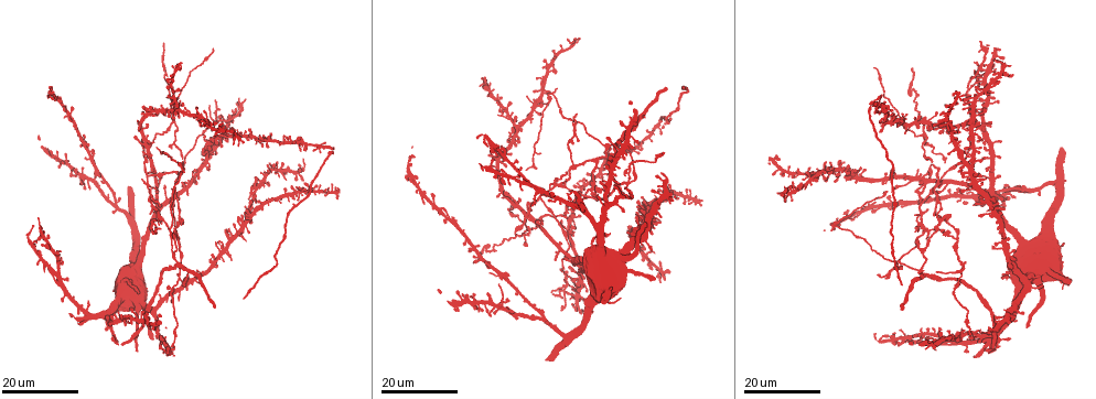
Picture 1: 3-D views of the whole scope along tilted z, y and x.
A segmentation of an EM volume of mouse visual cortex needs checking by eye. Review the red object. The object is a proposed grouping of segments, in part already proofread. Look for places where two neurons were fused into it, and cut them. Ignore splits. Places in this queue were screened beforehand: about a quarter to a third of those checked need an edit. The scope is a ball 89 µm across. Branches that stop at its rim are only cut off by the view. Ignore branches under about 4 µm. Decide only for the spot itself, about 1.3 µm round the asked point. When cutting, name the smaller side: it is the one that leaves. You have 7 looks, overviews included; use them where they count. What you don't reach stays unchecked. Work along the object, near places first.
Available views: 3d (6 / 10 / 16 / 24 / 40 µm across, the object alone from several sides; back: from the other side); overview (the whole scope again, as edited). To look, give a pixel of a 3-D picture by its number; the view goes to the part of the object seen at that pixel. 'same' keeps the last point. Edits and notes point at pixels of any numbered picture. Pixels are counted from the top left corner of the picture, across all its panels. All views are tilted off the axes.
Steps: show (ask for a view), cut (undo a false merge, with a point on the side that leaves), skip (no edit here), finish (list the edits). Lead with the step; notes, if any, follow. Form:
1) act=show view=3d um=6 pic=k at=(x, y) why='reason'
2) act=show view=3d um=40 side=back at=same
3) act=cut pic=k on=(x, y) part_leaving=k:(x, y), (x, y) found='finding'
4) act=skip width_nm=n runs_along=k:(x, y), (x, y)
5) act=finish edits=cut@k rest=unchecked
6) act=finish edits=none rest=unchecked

act=show view=3d um=24 pic=1 at=(515, 205)

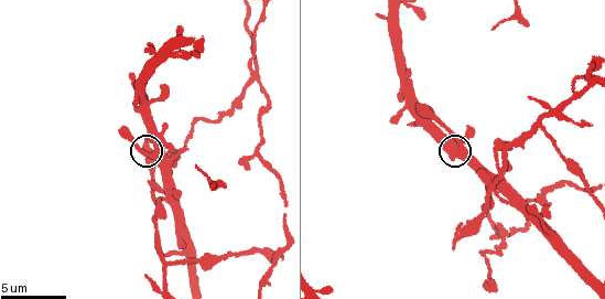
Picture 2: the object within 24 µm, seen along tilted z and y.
act=show view=3d um=10 pic=2 at=(153, 151)

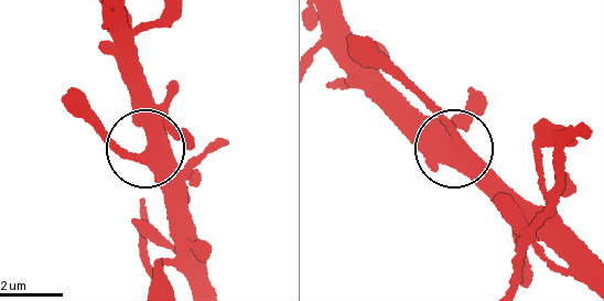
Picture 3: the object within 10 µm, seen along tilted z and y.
act=skip width_nm=470 runs_along=3:(588, 256), (559, 222), (460, 151), (412, 92) found='continuous, no second neuron'

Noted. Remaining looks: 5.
act=show view=3d um=6 pic=2 at=(255, 75)

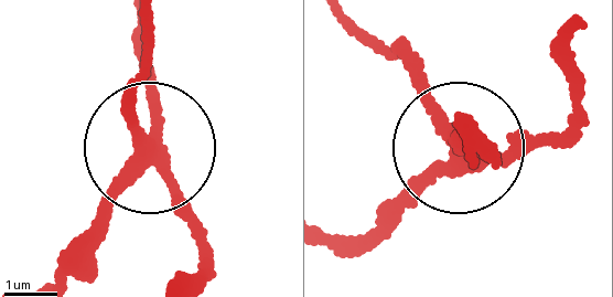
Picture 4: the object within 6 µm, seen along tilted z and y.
act=cut pic=4 on=(101, 203) side_arm_um=26 part_leaving=4:(150, 145), (132, 103), (150, 22) found='a second neuron is stuck on'

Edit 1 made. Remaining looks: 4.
act=show view=3d um=16 pic=1 at=(181, 280) why='three arms meet'

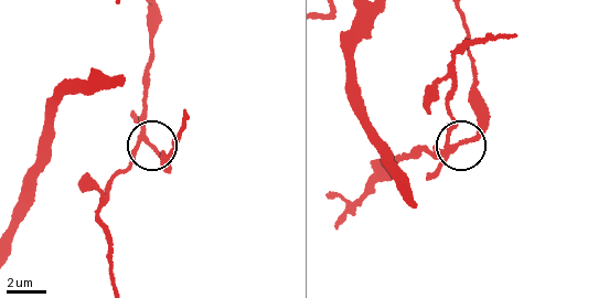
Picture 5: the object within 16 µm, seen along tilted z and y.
act=show view=3d um=10 pic=5 at=(141, 138)

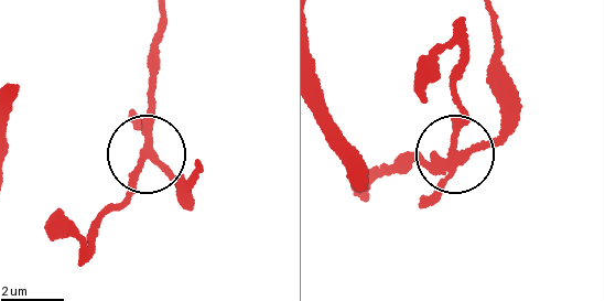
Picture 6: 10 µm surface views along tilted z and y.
act=show view=3d um=10 side=back pic=6 at=(456, 154) why='from behind'

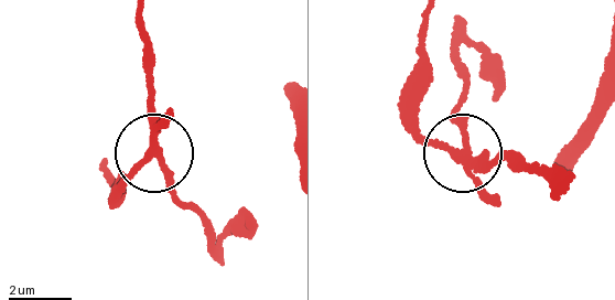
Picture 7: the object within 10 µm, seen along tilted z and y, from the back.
act=cut pic=7 on=(173, 116) side_arm_um=10 found='a second neuron is stuck on'

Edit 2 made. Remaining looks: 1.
act=finish edits=cut@4,cut@7 rest=unchecked

